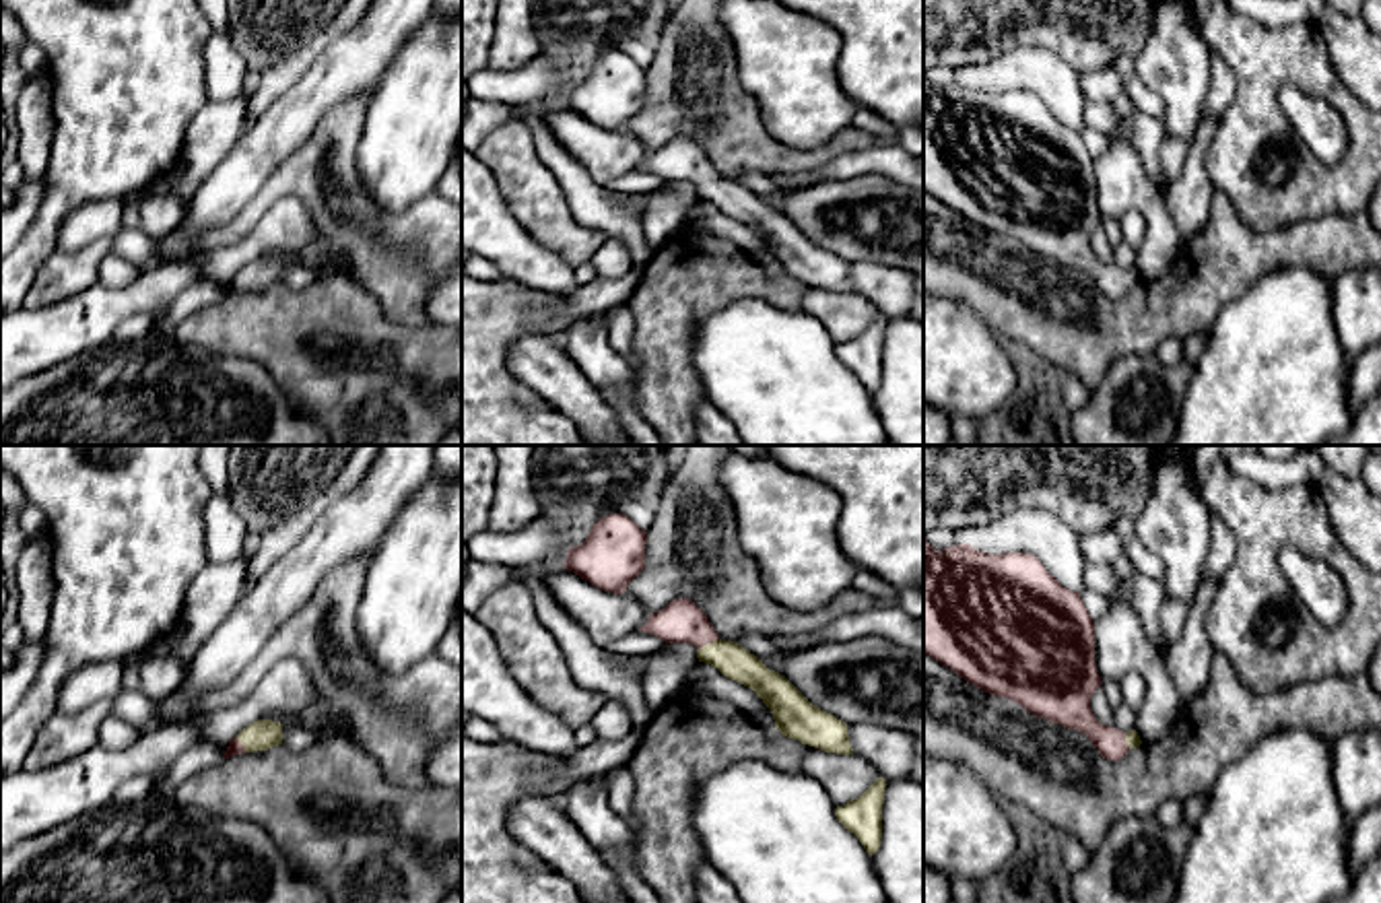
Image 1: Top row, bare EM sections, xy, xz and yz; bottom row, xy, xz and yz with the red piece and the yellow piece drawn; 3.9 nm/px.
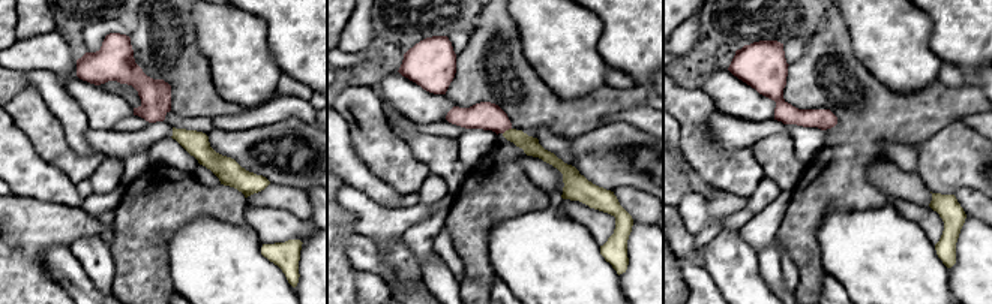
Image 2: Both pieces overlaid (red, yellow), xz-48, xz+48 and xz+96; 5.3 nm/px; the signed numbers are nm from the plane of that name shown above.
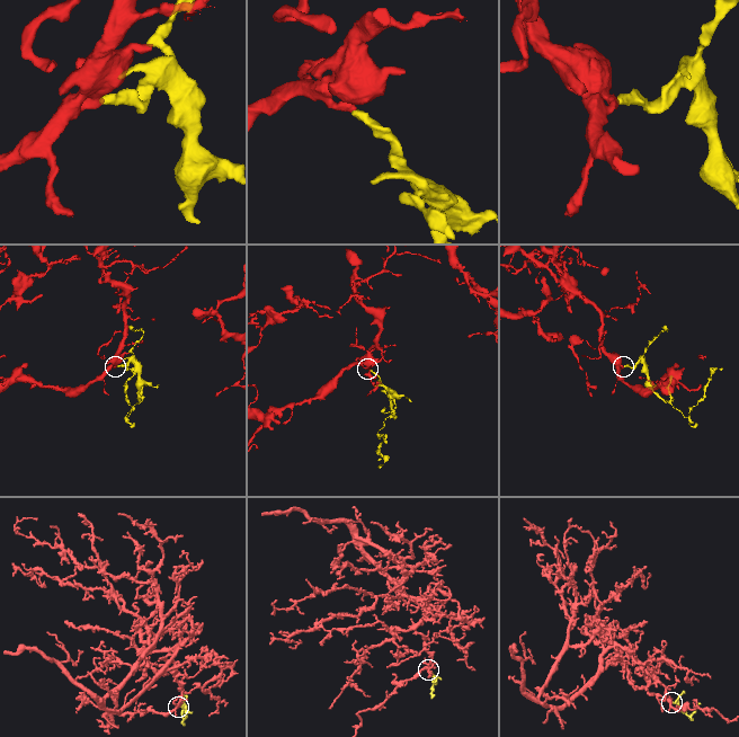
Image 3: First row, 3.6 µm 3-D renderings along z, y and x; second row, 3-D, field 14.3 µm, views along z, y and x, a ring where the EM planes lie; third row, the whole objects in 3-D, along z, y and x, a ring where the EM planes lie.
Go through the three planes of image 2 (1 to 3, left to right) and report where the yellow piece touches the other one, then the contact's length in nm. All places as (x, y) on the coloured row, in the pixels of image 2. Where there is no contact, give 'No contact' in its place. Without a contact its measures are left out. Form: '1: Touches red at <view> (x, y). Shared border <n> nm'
1: No contact
2: Touches red at xz+48 (506, 129). Shared border 60 nm
3: No contact

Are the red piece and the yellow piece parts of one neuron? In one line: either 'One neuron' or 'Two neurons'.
One neuron

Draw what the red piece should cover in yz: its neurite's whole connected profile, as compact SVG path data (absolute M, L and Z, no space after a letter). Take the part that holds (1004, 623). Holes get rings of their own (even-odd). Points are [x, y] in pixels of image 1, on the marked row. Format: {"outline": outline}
{"outline": "M923 538L923 654L1035 717L1086 734L1107 761L1119 761L1142 744L1136 730L1121 732L1094 717L1090 697L1103 684L1094 662L1094 621L1080 592L1064 588L1035 555L989 555L965 542L936 550Z"}

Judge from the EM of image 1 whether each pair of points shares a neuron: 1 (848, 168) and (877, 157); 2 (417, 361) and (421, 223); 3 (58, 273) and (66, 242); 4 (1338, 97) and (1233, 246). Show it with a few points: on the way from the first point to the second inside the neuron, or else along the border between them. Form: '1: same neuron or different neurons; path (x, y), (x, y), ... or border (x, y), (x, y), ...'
1: same neuron; path (854, 163), (870, 159)
2: different neurons; border (378, 299), (394, 320), (429, 322)
3: different neurons; border (112, 240), (97, 238), (73, 250), (56, 250)
4: different neurons; border (1215, 190), (1252, 229), (1274, 231), (1295, 223)

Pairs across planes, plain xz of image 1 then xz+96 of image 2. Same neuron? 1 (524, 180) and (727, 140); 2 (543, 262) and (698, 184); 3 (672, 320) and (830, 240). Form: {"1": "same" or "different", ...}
{"1": "different", "2": "same", "3": "different"}

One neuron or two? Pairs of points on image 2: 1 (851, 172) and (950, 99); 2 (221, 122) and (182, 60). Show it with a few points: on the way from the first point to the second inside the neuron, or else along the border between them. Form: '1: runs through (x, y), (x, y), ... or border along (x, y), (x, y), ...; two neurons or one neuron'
1: runs through (868, 146), (892, 122), (923, 120); one neuron
2: border along (249, 110), (240, 114), (219, 114), (213, 120); two neurons

